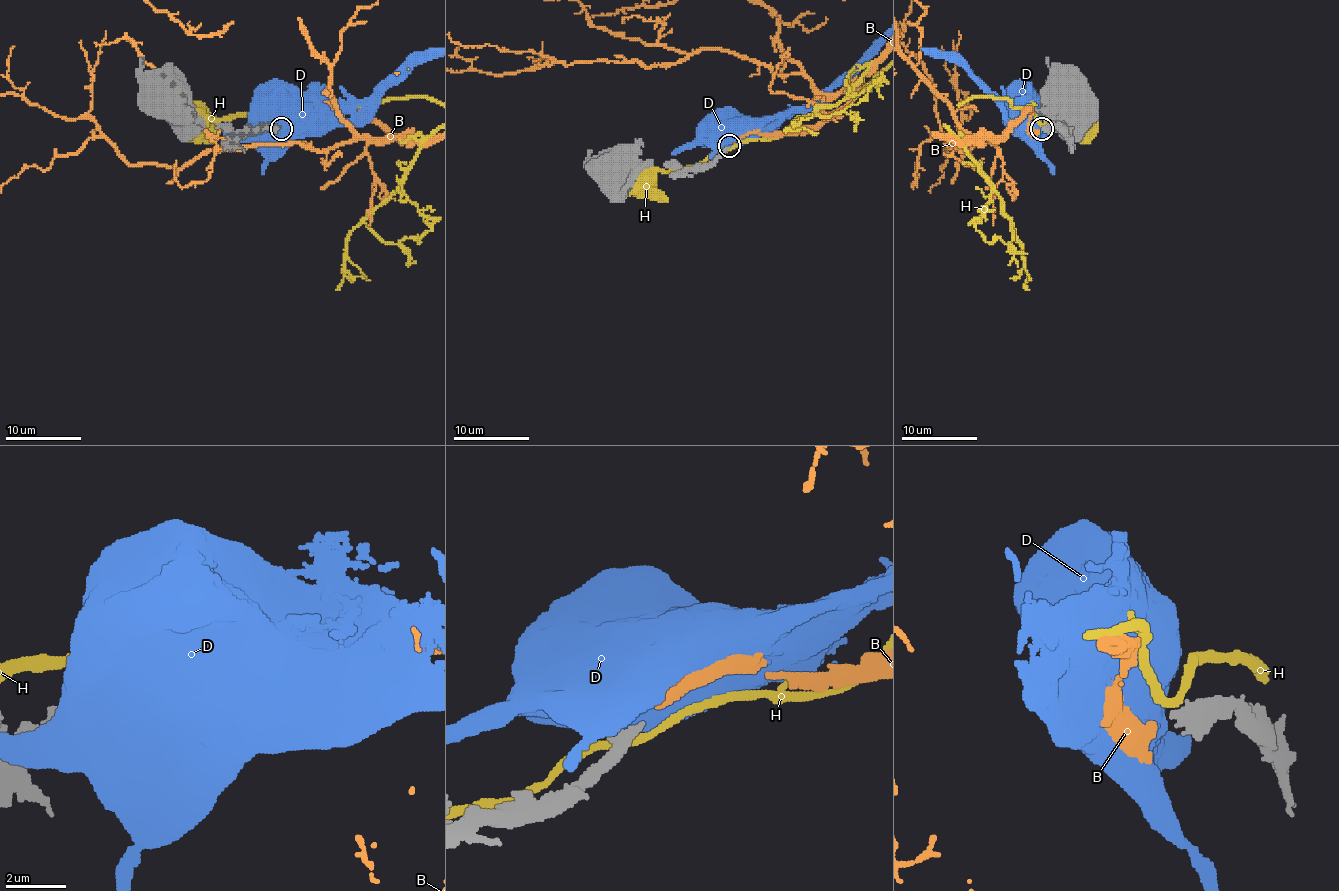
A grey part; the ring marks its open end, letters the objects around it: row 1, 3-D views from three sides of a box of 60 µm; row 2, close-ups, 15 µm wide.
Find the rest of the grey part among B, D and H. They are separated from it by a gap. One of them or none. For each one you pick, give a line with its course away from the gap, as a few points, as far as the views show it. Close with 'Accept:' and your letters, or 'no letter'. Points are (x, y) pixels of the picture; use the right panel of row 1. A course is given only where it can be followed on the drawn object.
Accept: B

